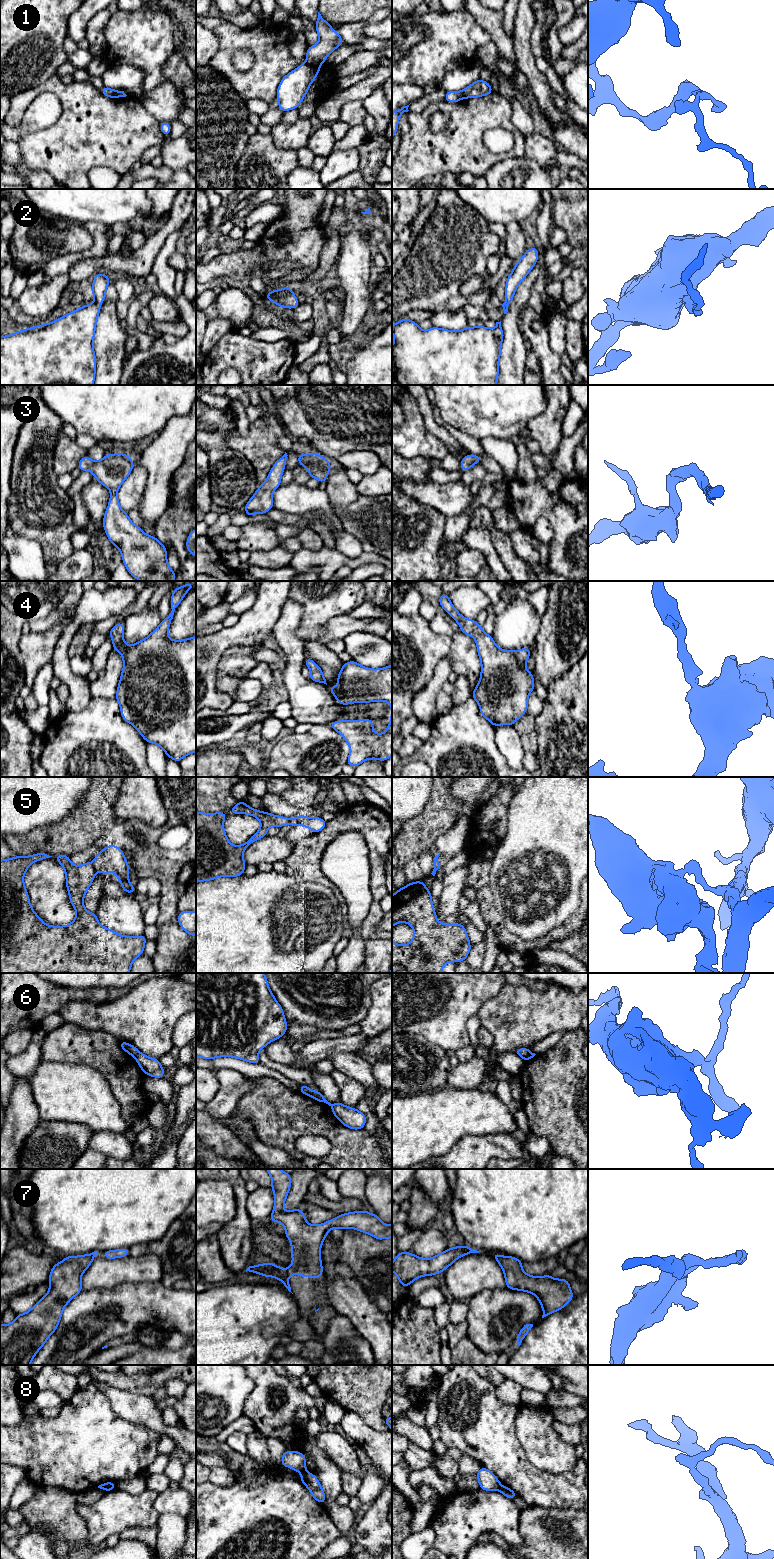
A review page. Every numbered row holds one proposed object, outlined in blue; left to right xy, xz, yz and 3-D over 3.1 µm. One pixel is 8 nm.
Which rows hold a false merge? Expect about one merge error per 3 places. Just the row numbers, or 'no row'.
1, 5, 6, 7, 8

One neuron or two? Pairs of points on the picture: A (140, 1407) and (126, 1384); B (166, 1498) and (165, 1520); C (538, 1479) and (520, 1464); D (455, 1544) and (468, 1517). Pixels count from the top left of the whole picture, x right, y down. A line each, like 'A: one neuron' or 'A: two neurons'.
A: two neurons
B: two neurons
C: one neuron
D: one neuron

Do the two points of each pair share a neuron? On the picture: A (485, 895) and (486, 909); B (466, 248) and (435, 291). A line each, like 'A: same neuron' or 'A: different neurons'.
A: same neuron
B: same neuron

